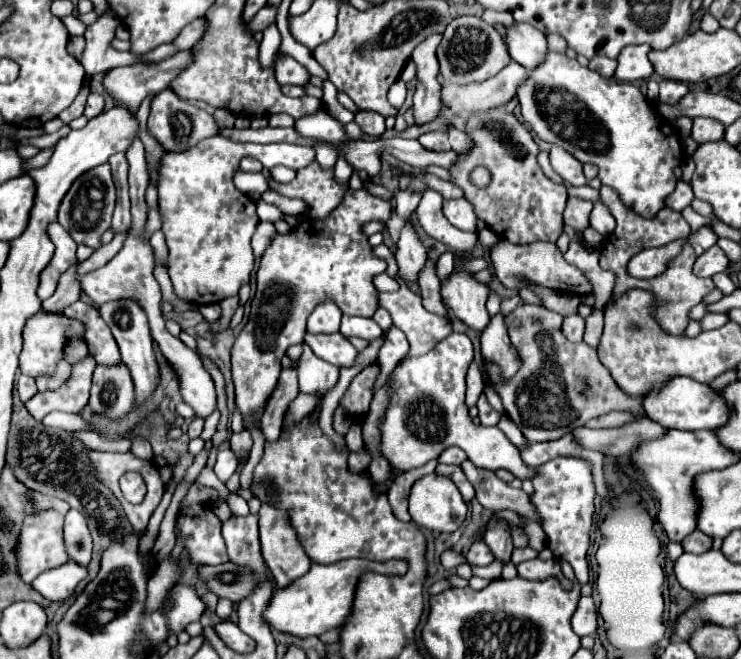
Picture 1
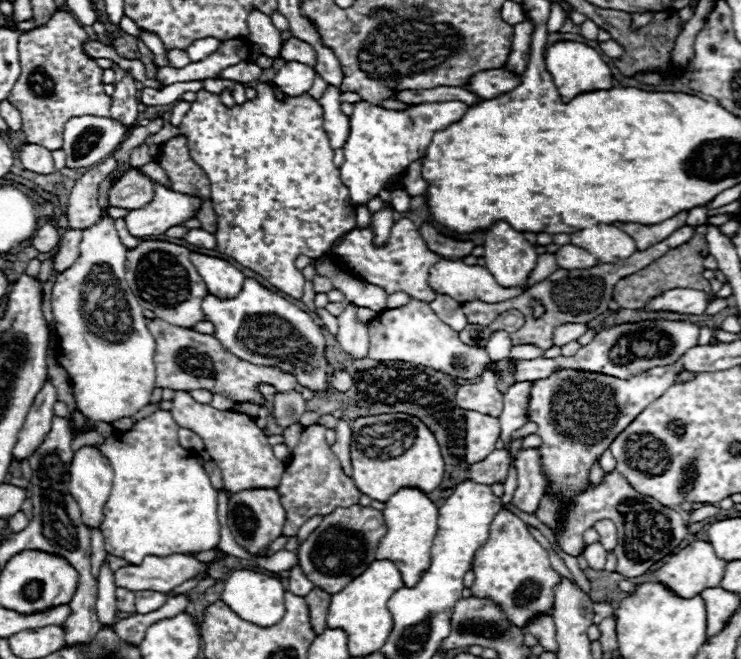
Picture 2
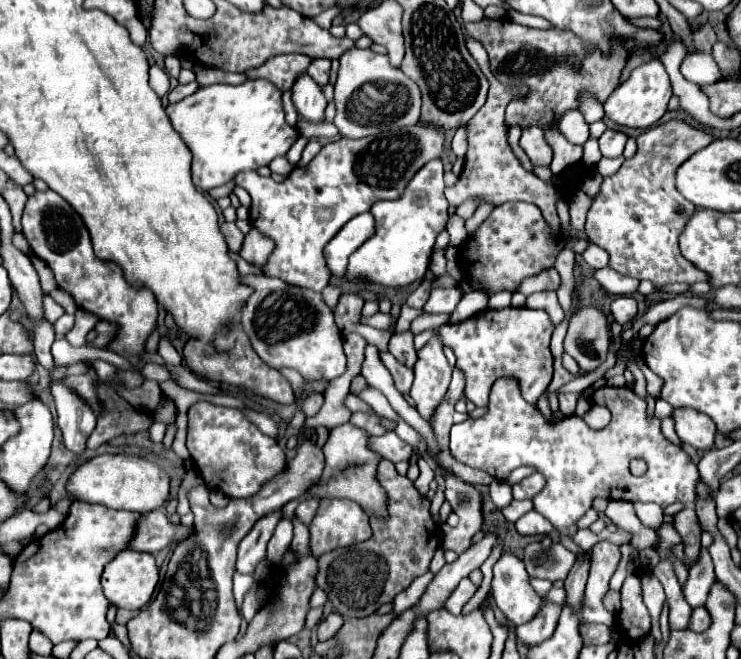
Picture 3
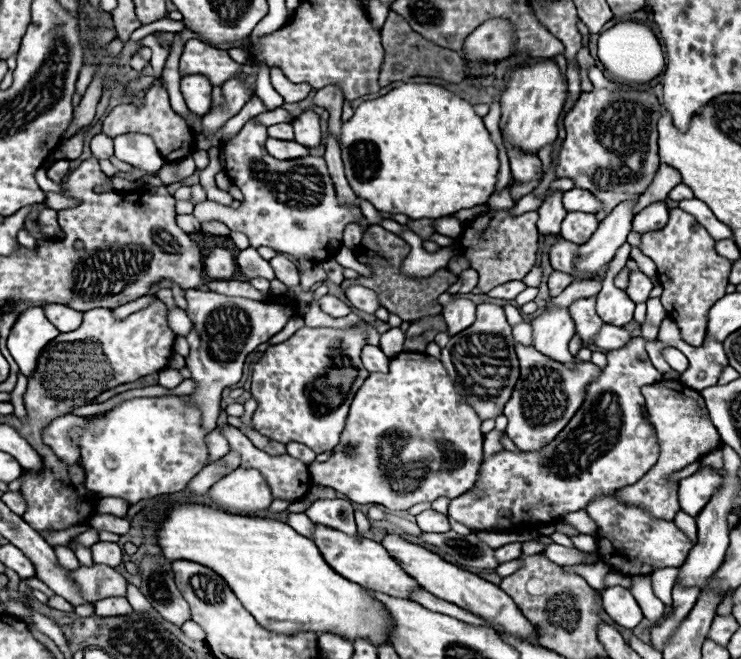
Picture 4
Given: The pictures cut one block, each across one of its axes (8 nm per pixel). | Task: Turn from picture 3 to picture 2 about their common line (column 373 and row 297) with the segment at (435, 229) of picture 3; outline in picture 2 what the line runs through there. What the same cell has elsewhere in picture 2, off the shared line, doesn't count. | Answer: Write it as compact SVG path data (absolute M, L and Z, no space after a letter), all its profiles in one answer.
M246 278L242 292L232 300L218 300L208 294L202 302L206 320L216 326L216 338L234 356L256 366L278 366L282 372L294 374L296 382L314 394L328 394L328 360L326 338L322 328L286 298L264 288L260 282Z

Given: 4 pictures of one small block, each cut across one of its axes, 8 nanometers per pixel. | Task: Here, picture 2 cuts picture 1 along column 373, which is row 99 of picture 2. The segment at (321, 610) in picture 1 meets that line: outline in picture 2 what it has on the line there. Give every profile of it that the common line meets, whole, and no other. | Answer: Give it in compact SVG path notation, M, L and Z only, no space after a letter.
M556 42L552 44L546 54L546 68L554 78L554 84L560 92L562 102L570 102L574 96L584 94L584 92L594 92L594 90L610 90L612 86L612 70L610 66L602 60L600 52L596 52L594 48L582 44L582 42Z

